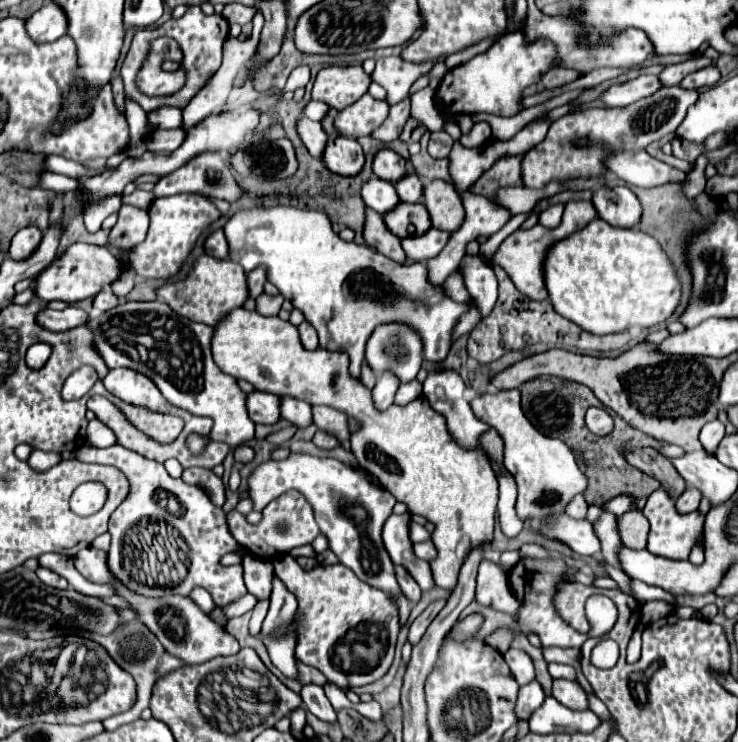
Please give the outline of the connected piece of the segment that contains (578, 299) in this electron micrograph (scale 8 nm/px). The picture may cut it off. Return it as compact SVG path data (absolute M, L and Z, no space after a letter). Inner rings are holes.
M600 218L550 246L544 258L544 284L548 290L548 300L558 314L572 320L582 330L598 336L624 332L630 326L650 328L666 322L680 302L680 282L660 244L638 228L616 228Z

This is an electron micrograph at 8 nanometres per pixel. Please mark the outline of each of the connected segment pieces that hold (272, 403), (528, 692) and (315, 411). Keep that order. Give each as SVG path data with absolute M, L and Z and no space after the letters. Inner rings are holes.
M252 390L246 398L246 410L256 424L276 424L280 418L280 398L276 394L262 394Z
M536 680L526 684L526 686L522 686L520 692L518 692L518 702L516 702L516 716L518 716L518 720L528 720L530 714L536 708L542 706L544 698L546 698L544 690L542 690L542 686Z
M312 406L312 422L320 430L332 432L340 442L350 438L350 432L346 426L346 414L340 410L334 410L330 406Z

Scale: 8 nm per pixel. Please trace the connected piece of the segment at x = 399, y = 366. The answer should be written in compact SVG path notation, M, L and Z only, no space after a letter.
M400 322L376 326L374 334L370 334L366 342L366 364L372 368L372 372L382 374L388 370L400 380L400 384L406 384L416 378L422 366L422 360L424 360L424 350L422 350L422 340L418 332L414 332L414 328Z

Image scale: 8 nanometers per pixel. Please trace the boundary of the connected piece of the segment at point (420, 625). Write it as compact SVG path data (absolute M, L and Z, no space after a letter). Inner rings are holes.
M446 598L434 600L434 602L410 624L410 636L408 636L408 640L410 640L412 645L416 645L422 639L426 628L428 628L430 622L434 620L434 616L438 616L438 612L442 610L442 606L446 606Z

